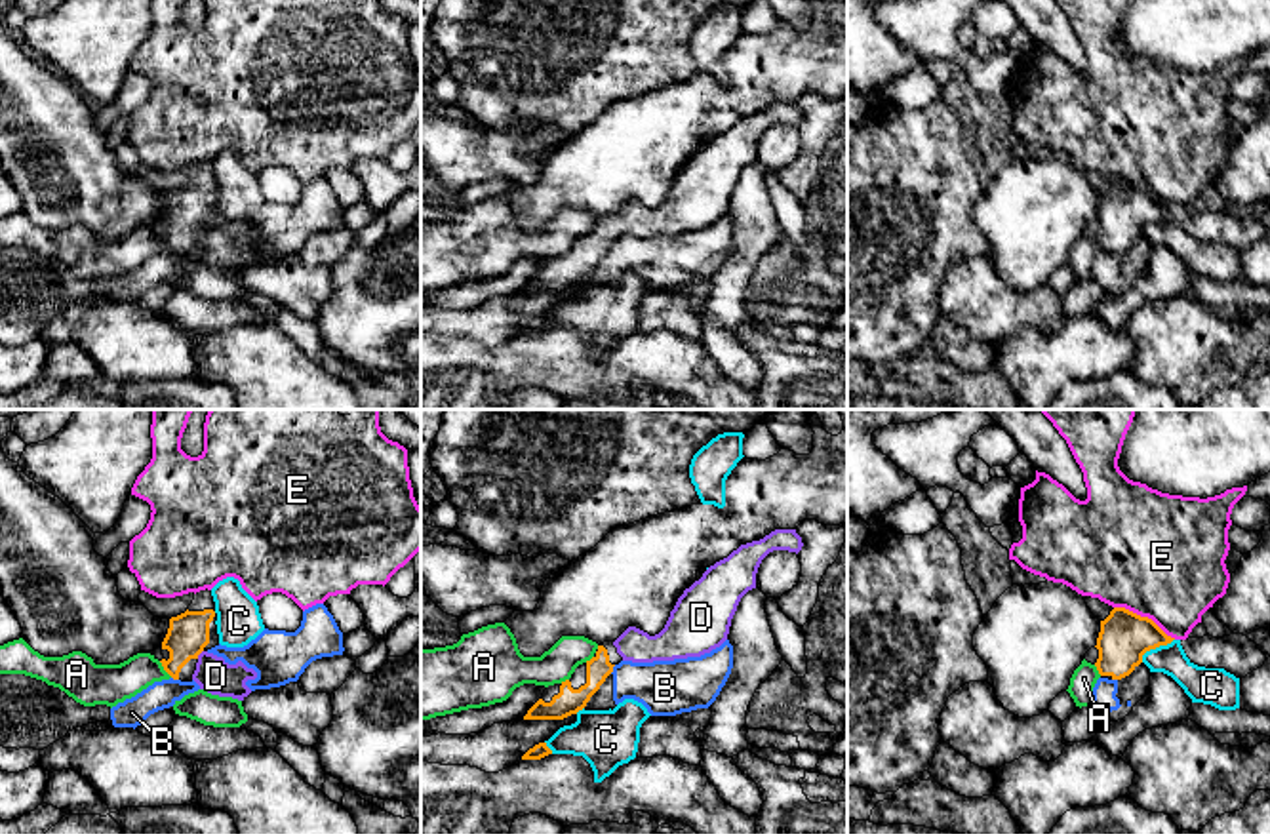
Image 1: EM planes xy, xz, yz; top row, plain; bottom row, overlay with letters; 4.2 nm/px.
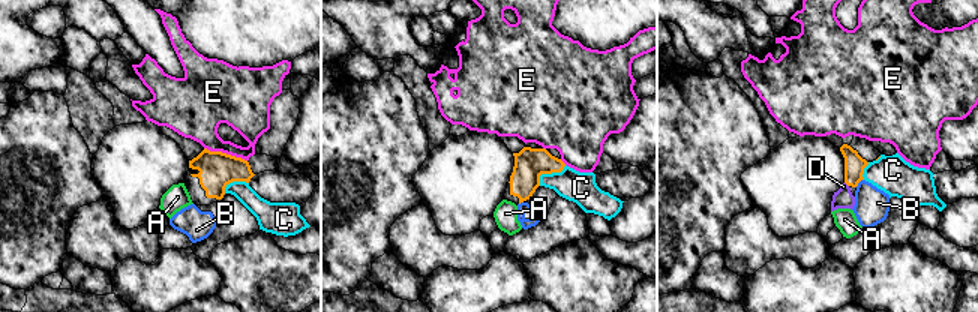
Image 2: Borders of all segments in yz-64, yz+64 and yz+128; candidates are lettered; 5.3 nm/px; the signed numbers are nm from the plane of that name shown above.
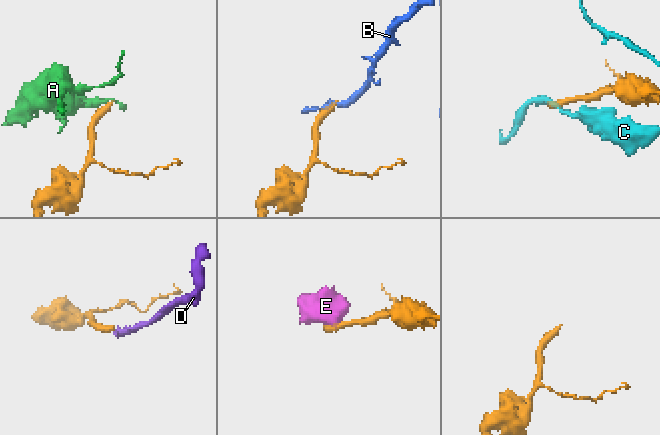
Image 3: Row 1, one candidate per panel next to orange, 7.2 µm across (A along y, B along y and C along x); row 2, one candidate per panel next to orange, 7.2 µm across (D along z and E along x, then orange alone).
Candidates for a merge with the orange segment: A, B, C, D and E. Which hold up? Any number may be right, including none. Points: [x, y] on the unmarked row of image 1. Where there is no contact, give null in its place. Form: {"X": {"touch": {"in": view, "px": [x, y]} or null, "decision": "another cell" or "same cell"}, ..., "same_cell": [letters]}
{"A": {"touch": {"in": "xy", "px": [164, 242]}, "decision": "another cell"}, "B": {"touch": {"in": "xz", "px": [612, 242]}, "decision": "another cell"}, "C": {"touch": {"in": "yz", "px": [1154, 221]}, "decision": "another cell"}, "D": {"touch": {"in": "xy", "px": [200, 225]}, "decision": "same cell"}, "E": {"touch": {"in": "yz", "px": [1145, 191]}, "decision": "another cell"}, "same_cell": ["D"]}

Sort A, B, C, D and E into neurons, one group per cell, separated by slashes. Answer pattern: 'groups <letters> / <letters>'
groups A / B / C / D / E

